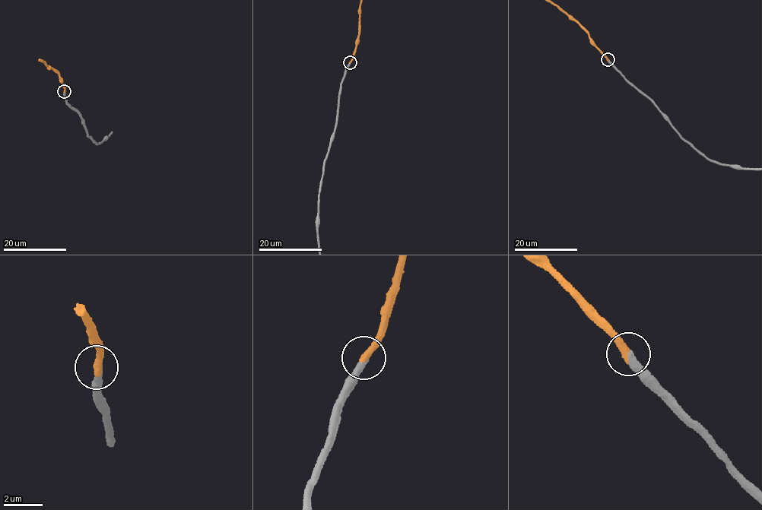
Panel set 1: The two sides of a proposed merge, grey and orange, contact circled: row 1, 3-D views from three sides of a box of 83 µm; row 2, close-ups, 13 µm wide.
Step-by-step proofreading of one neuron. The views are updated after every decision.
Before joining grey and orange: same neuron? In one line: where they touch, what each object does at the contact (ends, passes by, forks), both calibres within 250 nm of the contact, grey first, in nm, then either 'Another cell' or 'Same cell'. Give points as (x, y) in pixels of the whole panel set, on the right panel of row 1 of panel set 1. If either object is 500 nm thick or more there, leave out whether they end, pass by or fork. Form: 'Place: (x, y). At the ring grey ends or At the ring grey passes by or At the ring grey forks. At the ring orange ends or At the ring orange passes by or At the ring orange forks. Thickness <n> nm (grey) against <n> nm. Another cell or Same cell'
Place: (608, 59). At the ring grey ends. At the ring orange ends. Thickness 400 nm (grey) against 400 nm. Same cell

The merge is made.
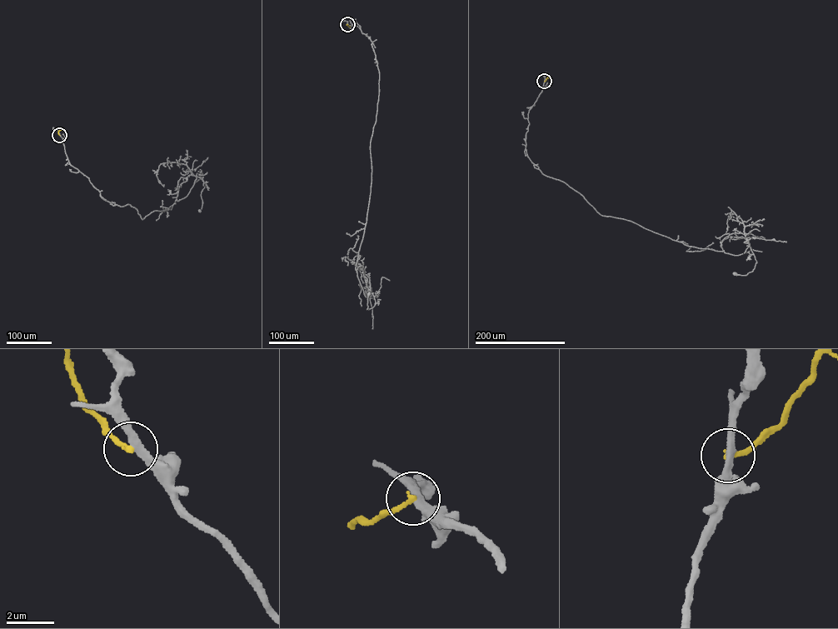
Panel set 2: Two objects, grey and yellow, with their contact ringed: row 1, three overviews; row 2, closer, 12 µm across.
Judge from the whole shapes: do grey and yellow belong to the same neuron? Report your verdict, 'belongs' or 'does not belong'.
does not belong

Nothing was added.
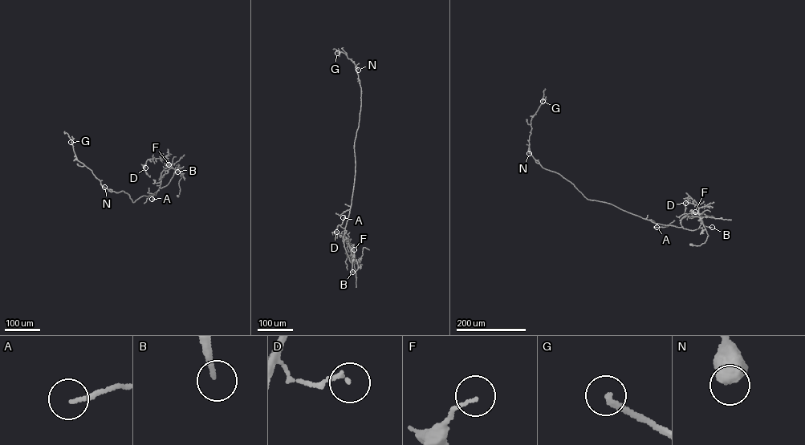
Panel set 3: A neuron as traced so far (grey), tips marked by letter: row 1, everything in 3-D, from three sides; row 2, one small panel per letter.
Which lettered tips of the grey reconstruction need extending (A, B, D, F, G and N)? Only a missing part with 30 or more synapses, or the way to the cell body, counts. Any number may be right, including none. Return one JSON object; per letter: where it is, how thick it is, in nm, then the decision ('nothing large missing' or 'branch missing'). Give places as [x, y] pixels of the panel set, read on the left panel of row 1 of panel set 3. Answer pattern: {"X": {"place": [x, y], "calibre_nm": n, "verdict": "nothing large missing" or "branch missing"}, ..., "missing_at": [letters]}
{"A": {"place": [152, 199], "calibre_nm": 160, "verdict": "nothing large missing"}, "B": {"place": [177, 171], "calibre_nm": 180, "verdict": "branch missing"}, "D": {"place": [145, 167], "calibre_nm": 130, "verdict": "nothing large missing"}, "F": {"place": [168, 164], "calibre_nm": 90, "verdict": "nothing large missing"}, "G": {"place": [71, 142], "calibre_nm": 240, "verdict": "branch missing"}, "N": {"place": [104, 187], "calibre_nm": 650, "verdict": "nothing large missing"}, "missing_at": ["B", "G"]}

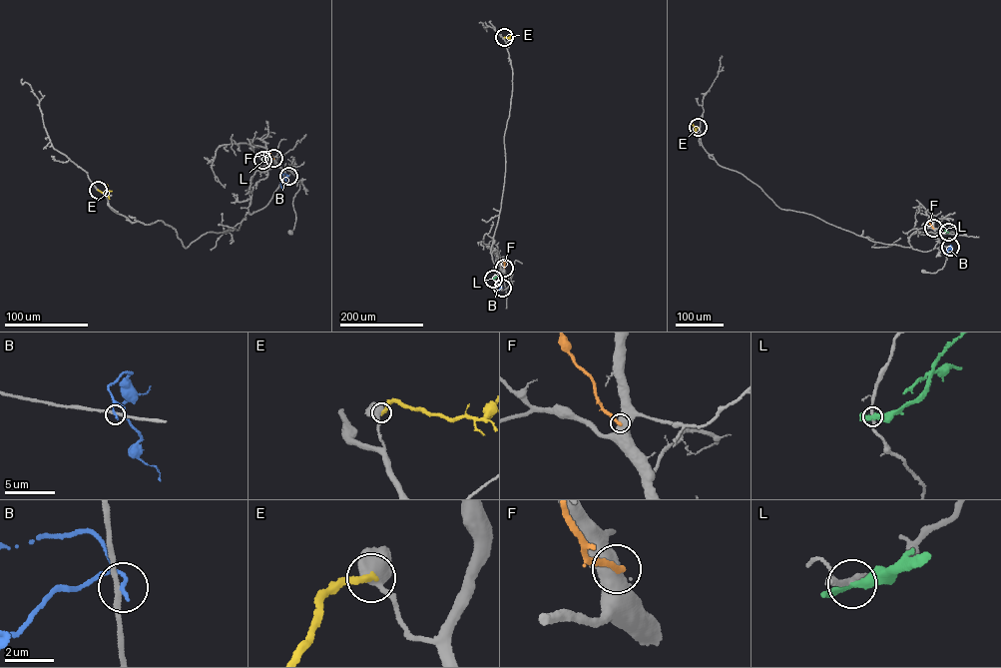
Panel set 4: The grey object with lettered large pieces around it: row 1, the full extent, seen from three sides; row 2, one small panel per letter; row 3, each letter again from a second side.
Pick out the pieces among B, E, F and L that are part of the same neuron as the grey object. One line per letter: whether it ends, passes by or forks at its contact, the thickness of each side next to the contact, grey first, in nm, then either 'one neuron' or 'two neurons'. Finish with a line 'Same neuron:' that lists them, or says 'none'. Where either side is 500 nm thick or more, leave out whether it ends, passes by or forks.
B: it ends there; 200 nm thick on the grey side, 160 nm on the other; two neurons
E: 550 nm thick on the grey side, 300 nm on the other; two neurons
F: 500 nm thick on the grey side, 240 nm on the other; two neurons
L: it passes by; 240 nm thick on the grey side, 340 nm on the other; two neurons
Same neuron: none

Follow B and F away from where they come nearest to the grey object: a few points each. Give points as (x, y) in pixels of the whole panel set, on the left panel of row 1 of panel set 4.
B: (288, 176), (281, 176), (283, 189)
F: (273, 158), (270, 153), (260, 151)

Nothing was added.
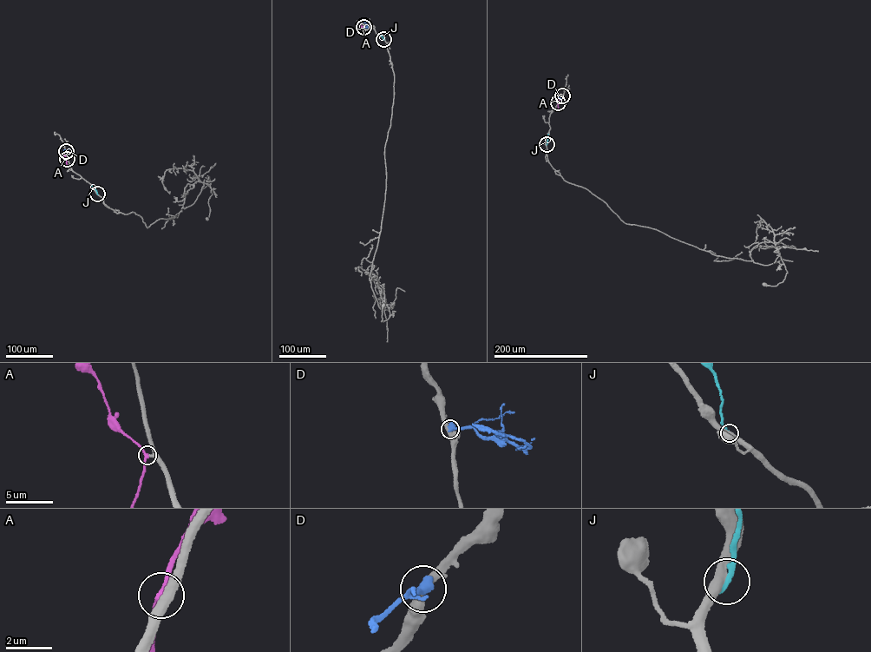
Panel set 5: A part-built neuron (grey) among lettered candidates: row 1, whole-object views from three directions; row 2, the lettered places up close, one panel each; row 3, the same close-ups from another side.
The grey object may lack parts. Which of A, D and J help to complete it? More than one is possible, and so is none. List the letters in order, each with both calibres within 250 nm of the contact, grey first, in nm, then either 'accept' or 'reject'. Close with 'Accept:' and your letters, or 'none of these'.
A: 260/190 nm | accept
D: 380/480 nm | reject
J: 420/280 nm | reject
Accept: A

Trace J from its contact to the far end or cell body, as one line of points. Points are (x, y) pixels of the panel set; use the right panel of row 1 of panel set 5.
J: (546, 144), (548, 134)

